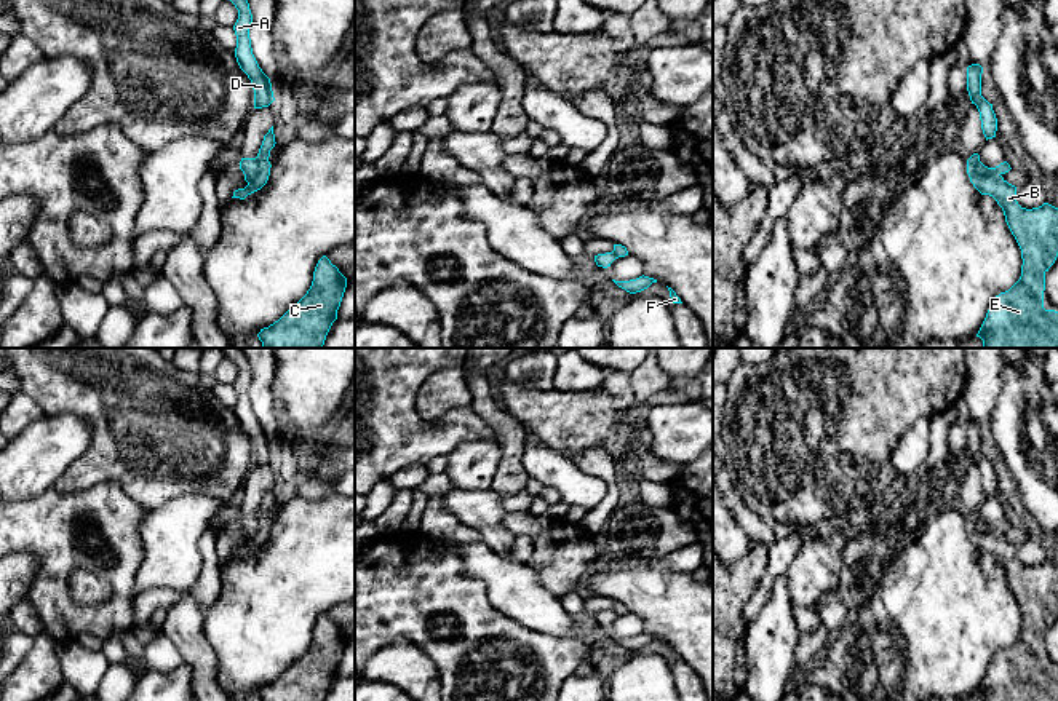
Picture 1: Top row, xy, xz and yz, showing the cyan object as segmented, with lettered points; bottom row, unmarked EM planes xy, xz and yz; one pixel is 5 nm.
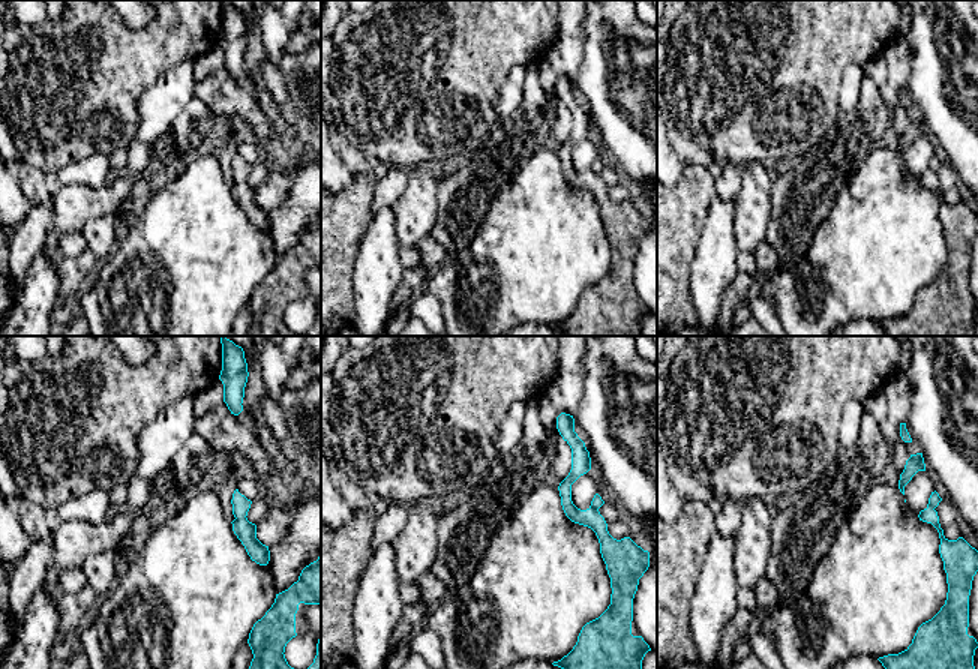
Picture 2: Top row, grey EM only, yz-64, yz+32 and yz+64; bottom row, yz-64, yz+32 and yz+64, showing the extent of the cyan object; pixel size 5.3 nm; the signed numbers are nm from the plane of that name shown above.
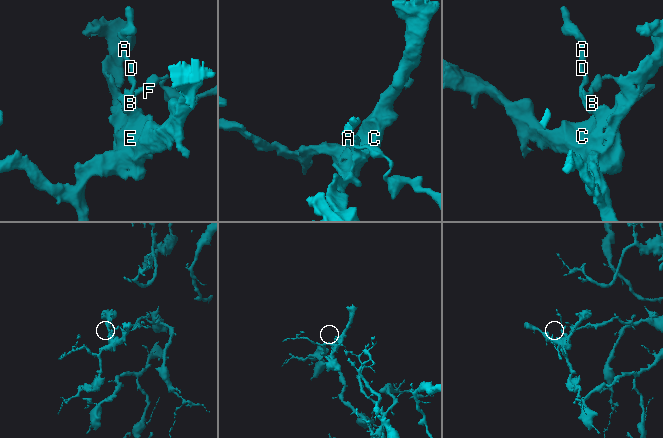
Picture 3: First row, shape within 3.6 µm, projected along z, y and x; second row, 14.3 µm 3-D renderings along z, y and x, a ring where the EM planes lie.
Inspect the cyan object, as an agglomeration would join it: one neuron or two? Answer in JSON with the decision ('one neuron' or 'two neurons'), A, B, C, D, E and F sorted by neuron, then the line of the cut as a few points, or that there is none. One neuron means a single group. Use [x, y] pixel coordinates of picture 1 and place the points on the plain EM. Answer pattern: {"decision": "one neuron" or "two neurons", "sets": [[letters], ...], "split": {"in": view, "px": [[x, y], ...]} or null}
{"decision": "two neurons", "sets": [["A", "B", "C", "D", "E"], ["F"]], "split": {"in": "yz", "px": [[977, 521], [977, 527], [982, 532], [999, 534]]}}

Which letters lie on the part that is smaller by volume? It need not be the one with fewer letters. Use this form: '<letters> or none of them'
A, B, C, D, E

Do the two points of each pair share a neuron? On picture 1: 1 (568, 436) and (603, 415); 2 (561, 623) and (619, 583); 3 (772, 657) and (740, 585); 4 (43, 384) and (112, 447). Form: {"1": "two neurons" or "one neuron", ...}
{"1": "one neuron", "2": "two neurons", "3": "two neurons", "4": "one neuron"}

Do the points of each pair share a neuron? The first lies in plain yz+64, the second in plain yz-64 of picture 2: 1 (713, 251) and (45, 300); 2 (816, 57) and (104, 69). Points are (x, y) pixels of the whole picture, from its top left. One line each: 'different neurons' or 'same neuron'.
1: same neuron
2: same neuron

